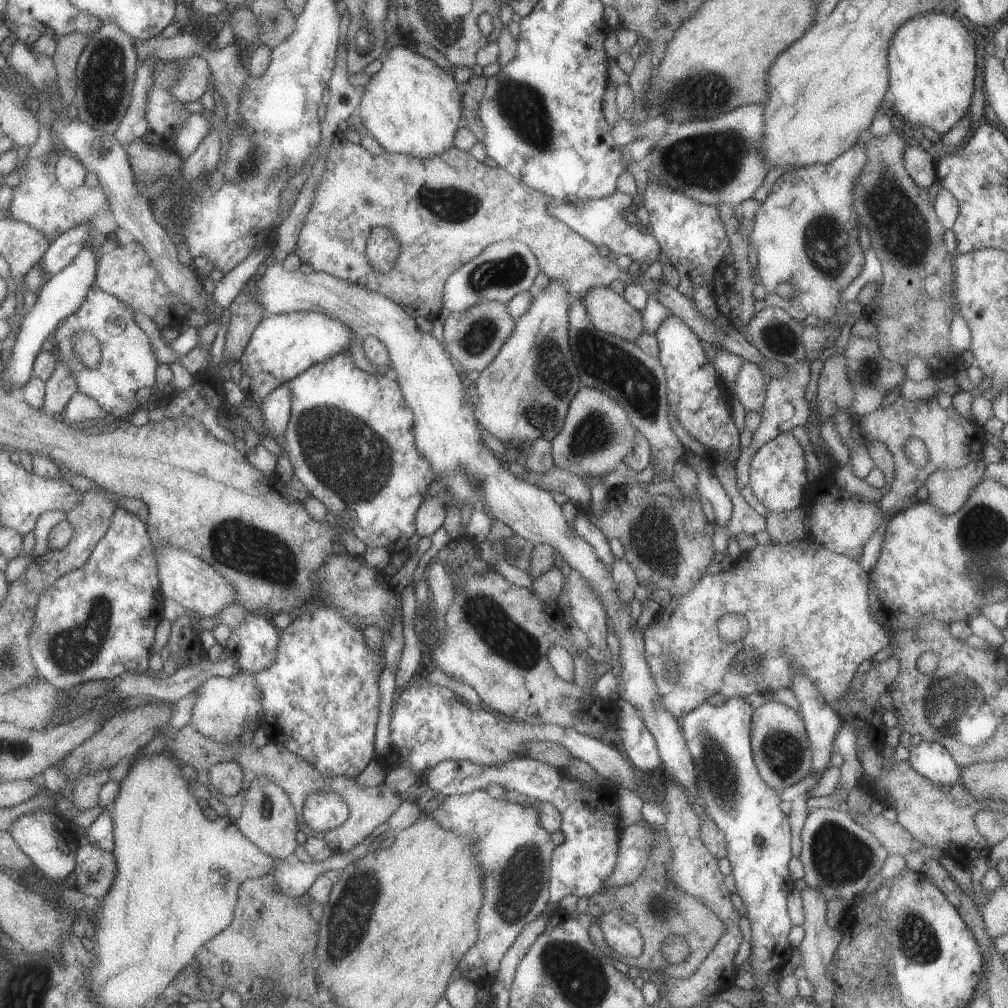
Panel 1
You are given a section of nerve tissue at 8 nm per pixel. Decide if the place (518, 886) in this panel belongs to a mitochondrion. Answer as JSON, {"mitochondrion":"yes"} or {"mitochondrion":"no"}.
{"mitochondrion":"yes"}

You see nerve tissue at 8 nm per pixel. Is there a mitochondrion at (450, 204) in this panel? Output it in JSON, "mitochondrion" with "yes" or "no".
{"mitochondrion":"yes"}

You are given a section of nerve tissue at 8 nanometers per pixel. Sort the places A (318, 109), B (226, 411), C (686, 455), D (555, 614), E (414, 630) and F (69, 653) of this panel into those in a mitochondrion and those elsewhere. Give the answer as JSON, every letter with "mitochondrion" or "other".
{"A":"other","B":"other","C":"other","D":"other","E":"other","F":"mitochondrion"}

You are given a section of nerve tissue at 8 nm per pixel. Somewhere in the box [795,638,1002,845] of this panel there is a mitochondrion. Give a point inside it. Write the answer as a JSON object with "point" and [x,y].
{"point":[951,699]}

